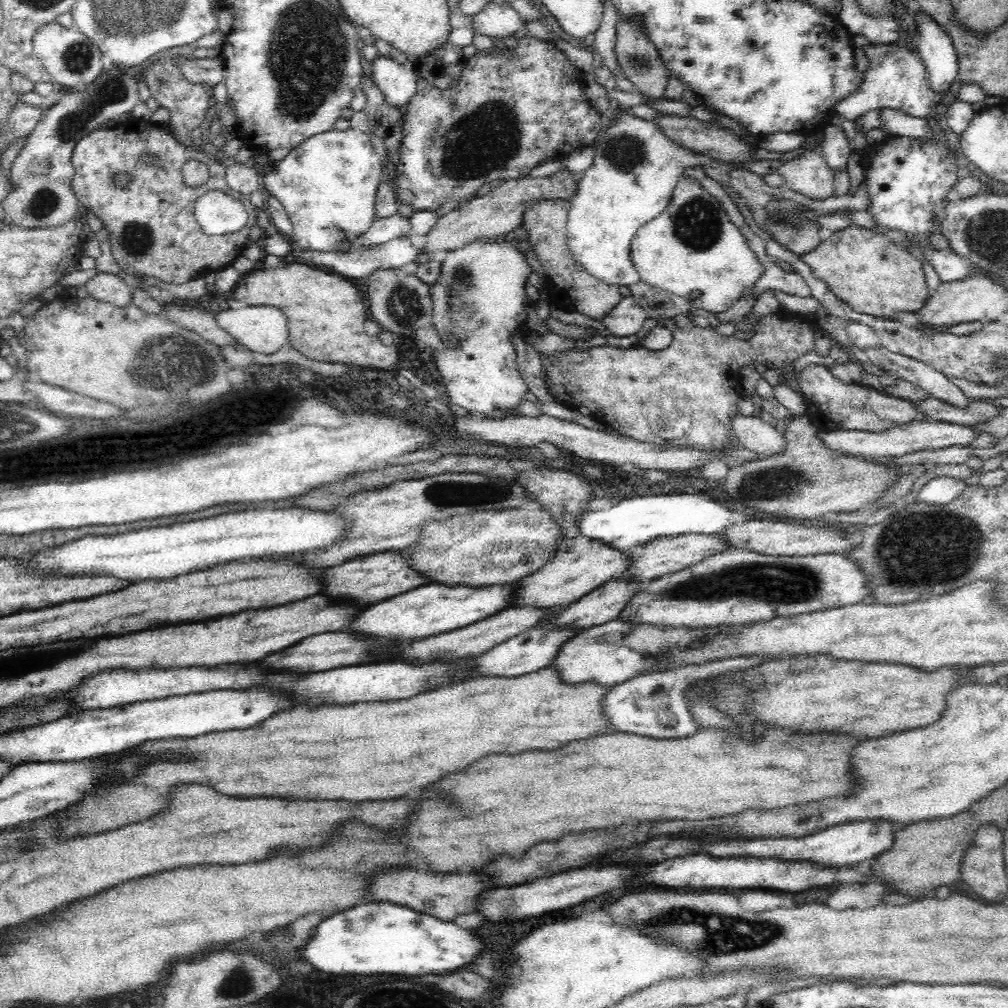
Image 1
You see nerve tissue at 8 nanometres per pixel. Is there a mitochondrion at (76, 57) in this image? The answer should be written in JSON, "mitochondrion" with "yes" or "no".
{"mitochondrion":"yes"}

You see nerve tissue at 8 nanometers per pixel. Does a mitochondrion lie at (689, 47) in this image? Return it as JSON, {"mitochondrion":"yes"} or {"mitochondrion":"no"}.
{"mitochondrion":"no"}

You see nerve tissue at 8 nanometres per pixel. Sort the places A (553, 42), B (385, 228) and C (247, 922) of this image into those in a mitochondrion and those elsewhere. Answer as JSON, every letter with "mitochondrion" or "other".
{"A":"other","B":"other","C":"other"}

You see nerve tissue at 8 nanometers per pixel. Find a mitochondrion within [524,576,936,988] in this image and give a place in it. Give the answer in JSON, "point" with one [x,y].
{"point":[725,934]}

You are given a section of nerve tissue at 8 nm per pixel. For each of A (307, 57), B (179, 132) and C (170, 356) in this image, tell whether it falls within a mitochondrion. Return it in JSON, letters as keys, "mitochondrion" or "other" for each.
{"A":"mitochondrion","B":"other","C":"mitochondrion"}

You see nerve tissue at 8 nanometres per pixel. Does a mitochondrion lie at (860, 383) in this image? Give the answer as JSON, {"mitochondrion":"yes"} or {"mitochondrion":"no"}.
{"mitochondrion":"no"}

